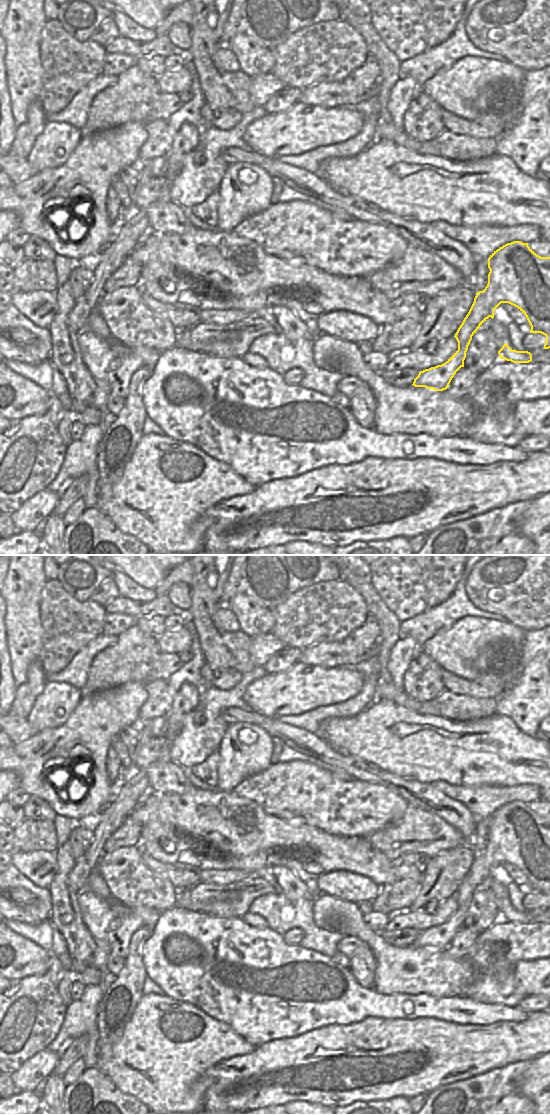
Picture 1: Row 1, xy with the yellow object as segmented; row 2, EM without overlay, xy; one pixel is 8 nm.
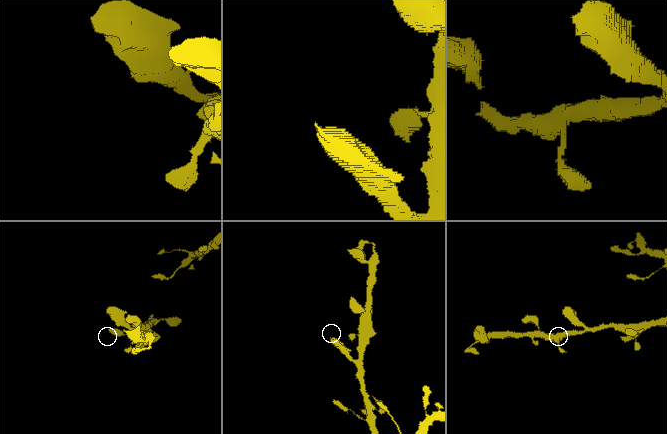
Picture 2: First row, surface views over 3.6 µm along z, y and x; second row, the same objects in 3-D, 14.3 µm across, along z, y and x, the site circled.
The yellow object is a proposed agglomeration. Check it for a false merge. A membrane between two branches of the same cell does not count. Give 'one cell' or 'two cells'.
one cell

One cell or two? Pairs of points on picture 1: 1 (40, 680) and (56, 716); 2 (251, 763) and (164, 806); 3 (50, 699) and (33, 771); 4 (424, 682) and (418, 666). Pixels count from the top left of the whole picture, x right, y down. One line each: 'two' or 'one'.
1: two
2: two
3: two
4: one

